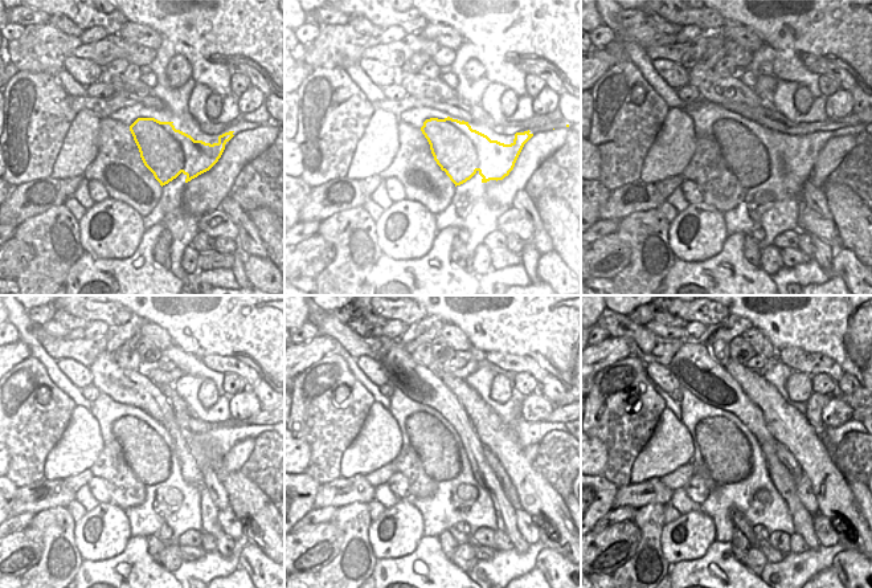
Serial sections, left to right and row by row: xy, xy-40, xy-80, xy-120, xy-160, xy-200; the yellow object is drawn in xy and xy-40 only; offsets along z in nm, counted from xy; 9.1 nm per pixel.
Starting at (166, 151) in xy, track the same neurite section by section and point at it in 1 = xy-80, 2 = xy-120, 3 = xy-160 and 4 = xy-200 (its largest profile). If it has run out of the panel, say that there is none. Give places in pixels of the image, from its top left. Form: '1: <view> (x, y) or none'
1: xy-80 (750, 151)
2: xy-120 (148, 454)
3: xy-160 (438, 448)
4: xy-200 (725, 449)

